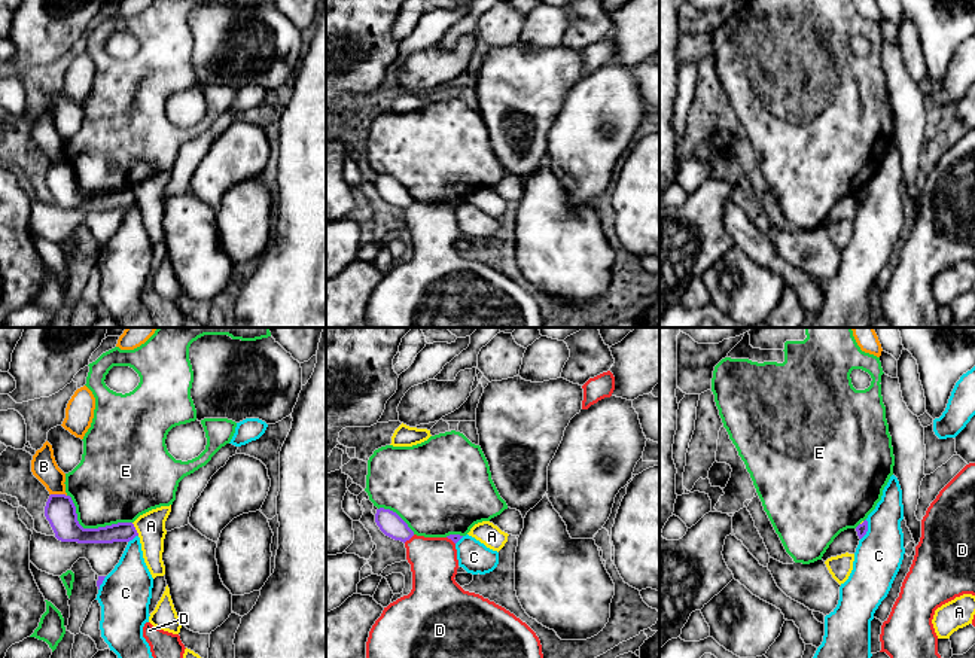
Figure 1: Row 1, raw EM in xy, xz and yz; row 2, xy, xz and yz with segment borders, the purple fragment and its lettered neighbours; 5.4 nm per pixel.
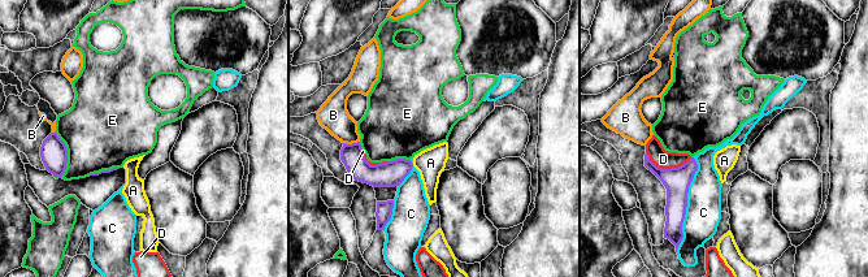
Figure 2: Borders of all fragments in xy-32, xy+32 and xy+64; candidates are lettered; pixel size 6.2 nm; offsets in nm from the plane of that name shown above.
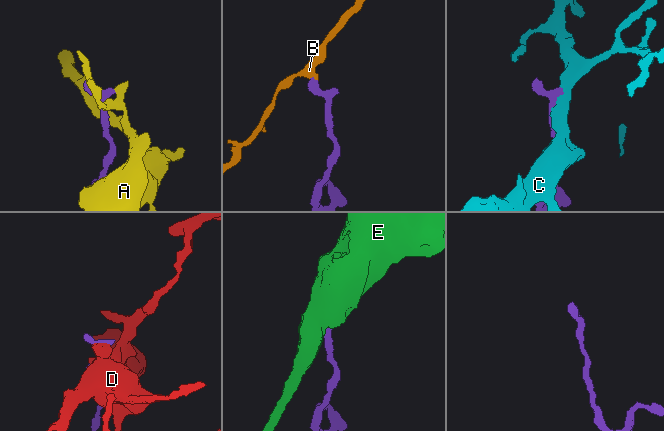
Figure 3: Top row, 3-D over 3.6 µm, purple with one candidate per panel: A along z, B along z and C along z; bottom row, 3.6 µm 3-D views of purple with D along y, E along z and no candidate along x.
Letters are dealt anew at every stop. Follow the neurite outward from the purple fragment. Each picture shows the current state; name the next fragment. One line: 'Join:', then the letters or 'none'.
Join: none

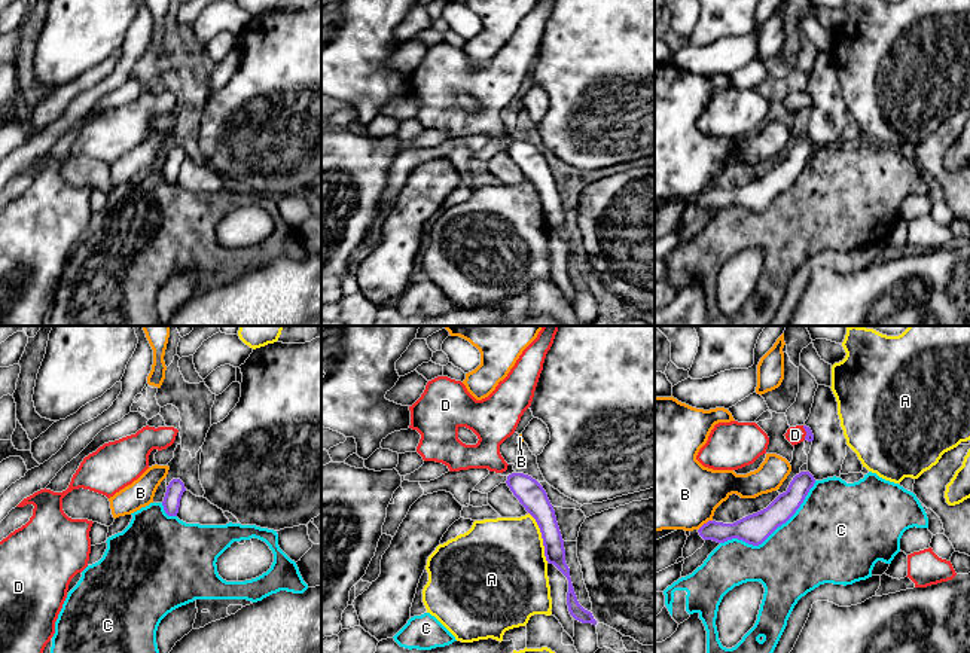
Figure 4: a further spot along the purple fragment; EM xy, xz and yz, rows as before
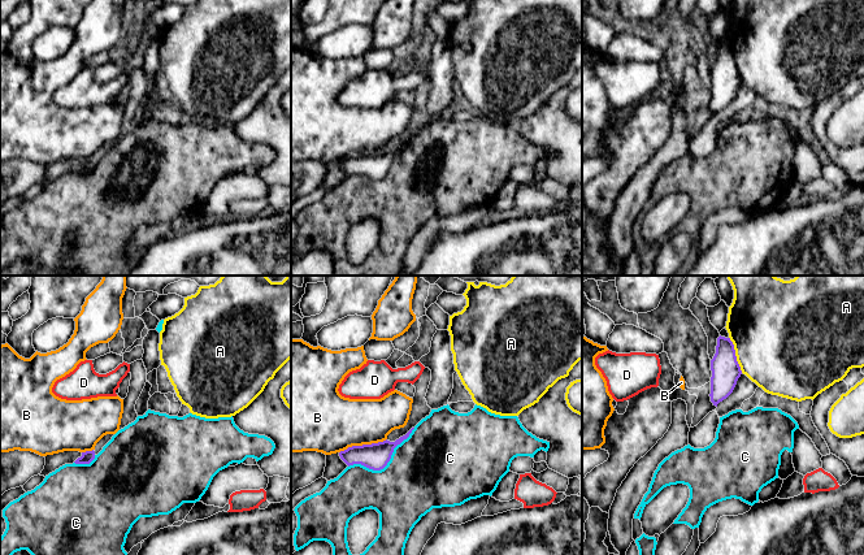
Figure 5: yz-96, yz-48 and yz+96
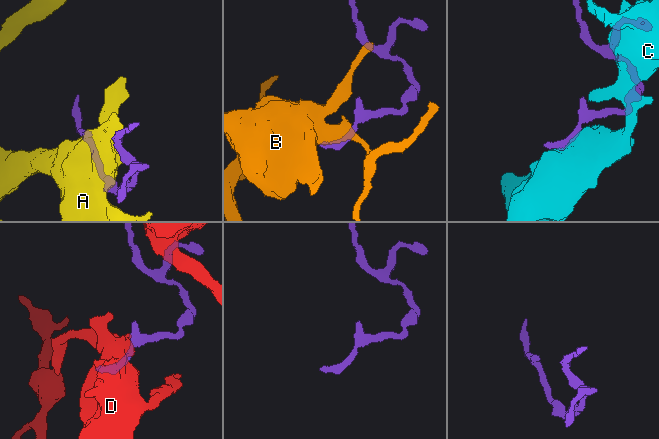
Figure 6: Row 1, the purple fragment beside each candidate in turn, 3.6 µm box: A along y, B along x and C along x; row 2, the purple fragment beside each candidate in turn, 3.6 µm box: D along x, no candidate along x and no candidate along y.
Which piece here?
Join: D

